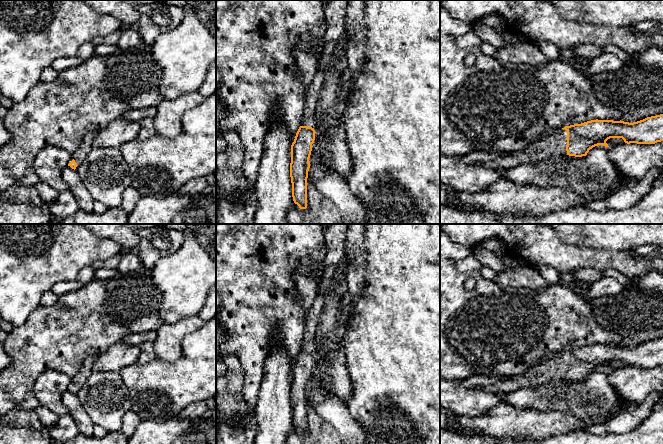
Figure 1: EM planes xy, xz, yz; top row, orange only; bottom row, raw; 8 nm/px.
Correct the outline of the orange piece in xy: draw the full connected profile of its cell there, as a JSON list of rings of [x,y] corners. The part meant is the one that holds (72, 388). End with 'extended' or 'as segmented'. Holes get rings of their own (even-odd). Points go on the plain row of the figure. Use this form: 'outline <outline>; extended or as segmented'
outline [[[89,355],[84,359],[79,372],[75,376],[71,377],[68,391],[74,394],[79,392],[88,377],[92,374],[93,364],[96,359],[97,355]]]; extended

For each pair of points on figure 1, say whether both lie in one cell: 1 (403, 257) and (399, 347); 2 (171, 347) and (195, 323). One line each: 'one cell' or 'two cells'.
1: one cell
2: one cell

